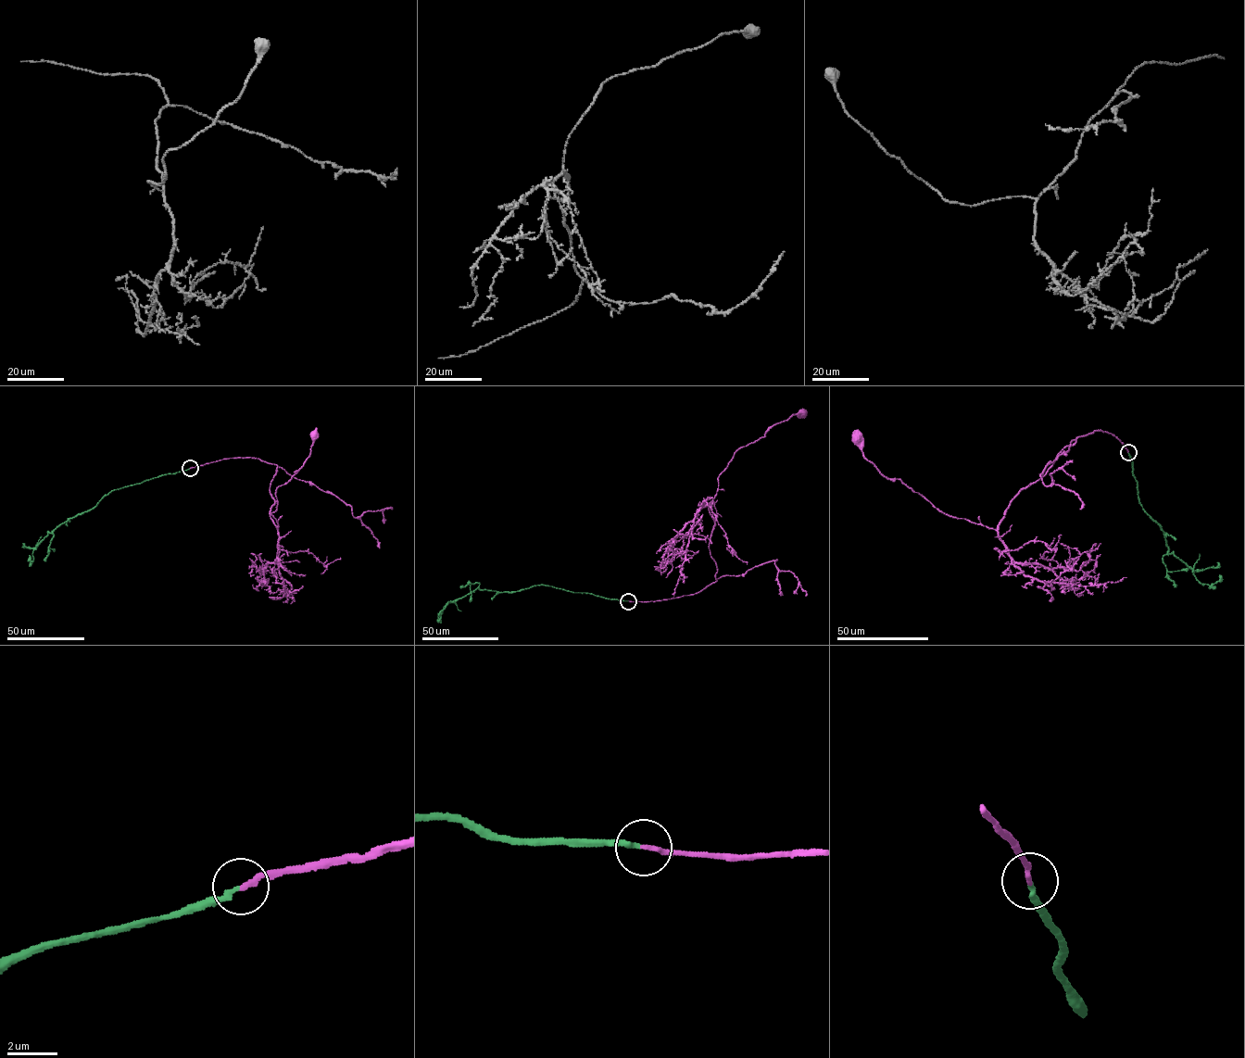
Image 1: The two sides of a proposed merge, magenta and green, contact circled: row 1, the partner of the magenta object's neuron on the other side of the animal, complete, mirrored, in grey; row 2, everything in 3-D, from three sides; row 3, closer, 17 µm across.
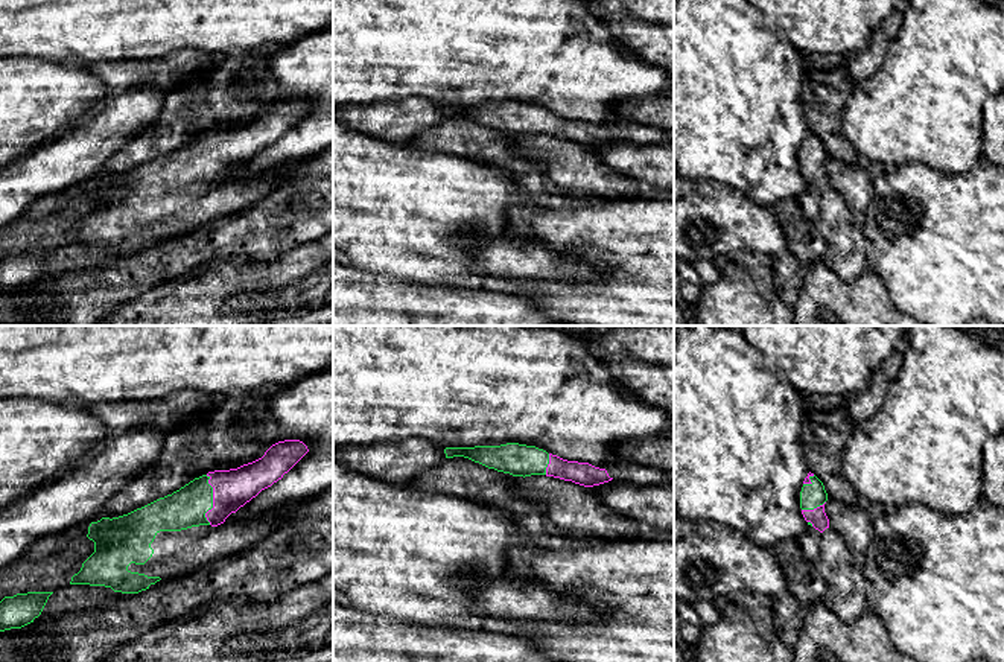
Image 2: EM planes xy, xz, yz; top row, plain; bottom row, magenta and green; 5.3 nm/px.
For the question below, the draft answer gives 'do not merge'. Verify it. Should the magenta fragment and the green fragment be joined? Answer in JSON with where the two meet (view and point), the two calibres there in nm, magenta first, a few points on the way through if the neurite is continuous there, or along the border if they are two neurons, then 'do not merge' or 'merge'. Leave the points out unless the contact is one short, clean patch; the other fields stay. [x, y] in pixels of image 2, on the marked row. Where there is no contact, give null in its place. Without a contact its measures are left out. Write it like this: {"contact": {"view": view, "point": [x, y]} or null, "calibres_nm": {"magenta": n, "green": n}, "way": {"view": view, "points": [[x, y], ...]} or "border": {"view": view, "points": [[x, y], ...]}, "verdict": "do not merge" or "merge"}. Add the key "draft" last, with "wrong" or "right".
{"contact": {"view": "xy", "point": [213, 499]}, "calibres_nm": {"magenta": 200, "green": 200}, "way": {"view": "xy", "points": [[231, 489], [221, 492], [213, 499], [186, 507]]}, "verdict": "merge", "draft": "wrong"}

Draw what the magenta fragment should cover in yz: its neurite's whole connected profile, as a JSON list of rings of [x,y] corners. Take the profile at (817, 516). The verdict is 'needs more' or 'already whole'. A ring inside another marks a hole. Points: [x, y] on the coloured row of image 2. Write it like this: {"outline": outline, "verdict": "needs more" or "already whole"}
{"outline": [[[809,472],[800,492],[800,508],[808,525],[814,527],[820,533],[829,528],[829,519],[824,513],[826,501],[828,493],[823,482]]], "verdict": "needs more"}

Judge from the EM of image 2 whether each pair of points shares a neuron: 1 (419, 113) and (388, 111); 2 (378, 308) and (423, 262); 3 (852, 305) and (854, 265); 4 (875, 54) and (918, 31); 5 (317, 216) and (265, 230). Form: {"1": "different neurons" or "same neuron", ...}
{"1": "same neuron", "2": "different neurons", "3": "different neurons", "4": "different neurons", "5": "same neuron"}

